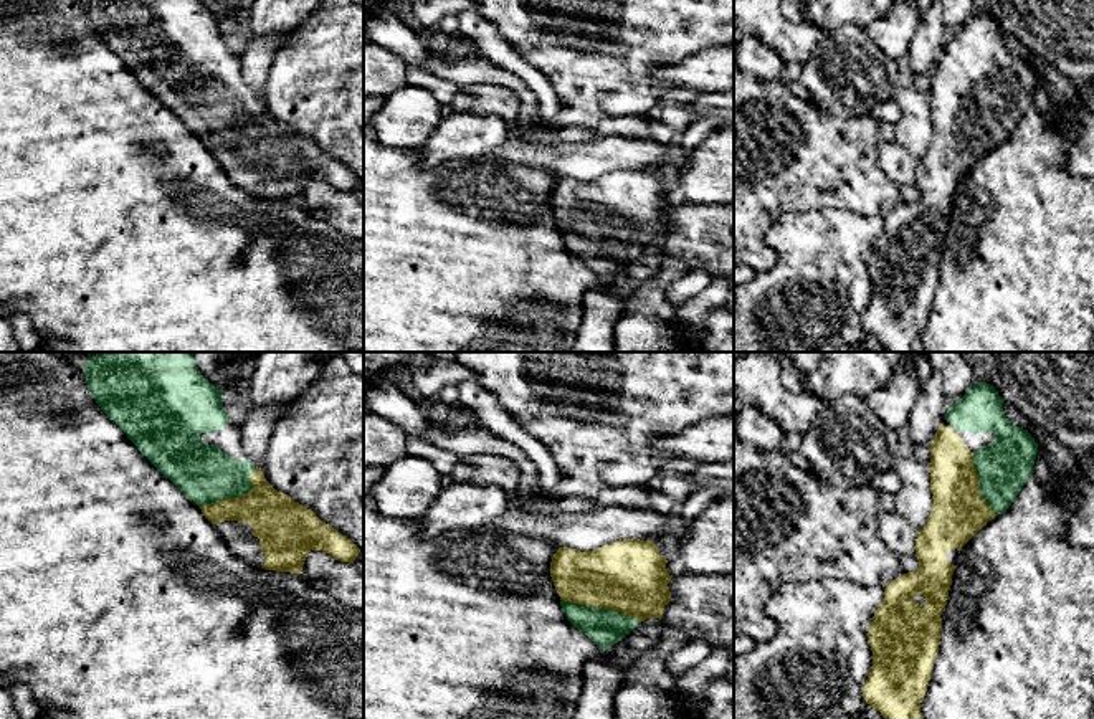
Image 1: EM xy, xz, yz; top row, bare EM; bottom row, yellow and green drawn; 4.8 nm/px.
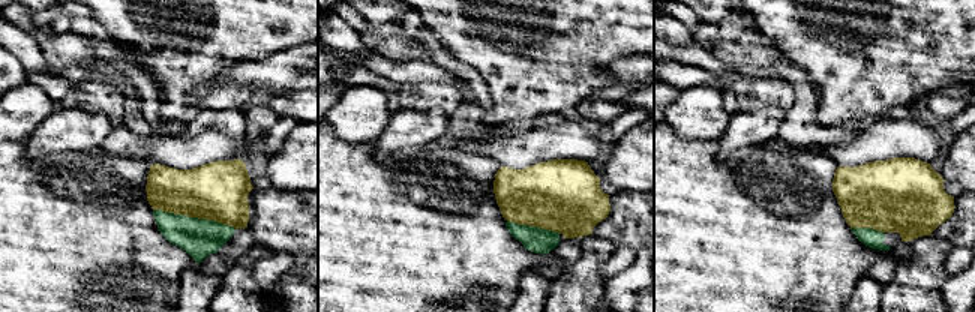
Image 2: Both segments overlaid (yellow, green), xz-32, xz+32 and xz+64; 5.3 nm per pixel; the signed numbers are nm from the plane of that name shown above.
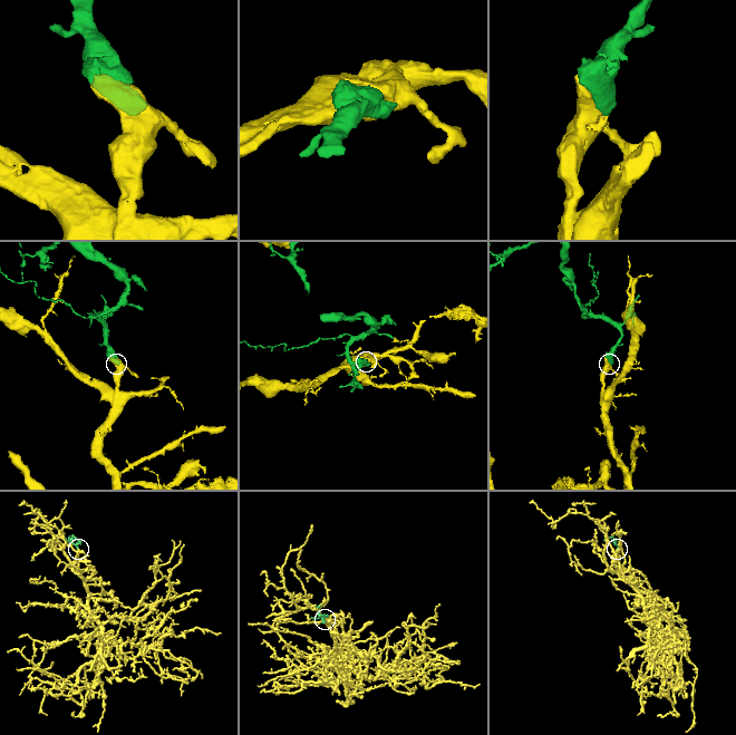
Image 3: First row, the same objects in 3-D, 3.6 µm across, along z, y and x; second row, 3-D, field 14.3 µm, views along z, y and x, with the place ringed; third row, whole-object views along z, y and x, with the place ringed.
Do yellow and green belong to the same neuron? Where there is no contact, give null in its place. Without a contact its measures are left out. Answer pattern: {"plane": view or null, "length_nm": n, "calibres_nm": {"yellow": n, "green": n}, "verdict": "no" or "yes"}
{"plane": "xz", "length_nm": 420, "calibres_nm": {"yellow": 360, "green": 180}, "verdict": "yes"}

